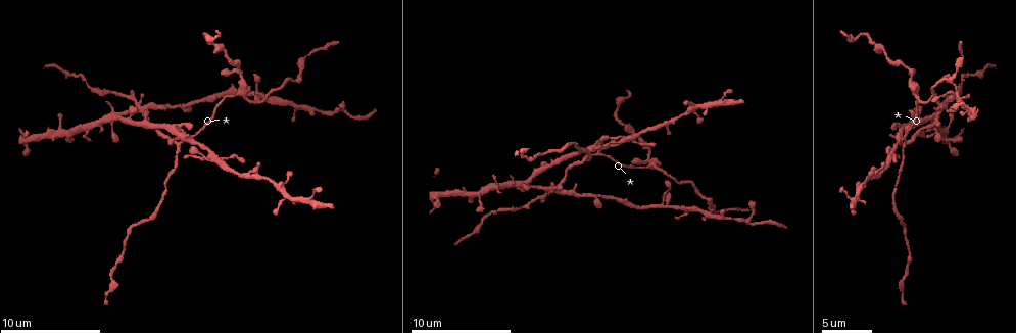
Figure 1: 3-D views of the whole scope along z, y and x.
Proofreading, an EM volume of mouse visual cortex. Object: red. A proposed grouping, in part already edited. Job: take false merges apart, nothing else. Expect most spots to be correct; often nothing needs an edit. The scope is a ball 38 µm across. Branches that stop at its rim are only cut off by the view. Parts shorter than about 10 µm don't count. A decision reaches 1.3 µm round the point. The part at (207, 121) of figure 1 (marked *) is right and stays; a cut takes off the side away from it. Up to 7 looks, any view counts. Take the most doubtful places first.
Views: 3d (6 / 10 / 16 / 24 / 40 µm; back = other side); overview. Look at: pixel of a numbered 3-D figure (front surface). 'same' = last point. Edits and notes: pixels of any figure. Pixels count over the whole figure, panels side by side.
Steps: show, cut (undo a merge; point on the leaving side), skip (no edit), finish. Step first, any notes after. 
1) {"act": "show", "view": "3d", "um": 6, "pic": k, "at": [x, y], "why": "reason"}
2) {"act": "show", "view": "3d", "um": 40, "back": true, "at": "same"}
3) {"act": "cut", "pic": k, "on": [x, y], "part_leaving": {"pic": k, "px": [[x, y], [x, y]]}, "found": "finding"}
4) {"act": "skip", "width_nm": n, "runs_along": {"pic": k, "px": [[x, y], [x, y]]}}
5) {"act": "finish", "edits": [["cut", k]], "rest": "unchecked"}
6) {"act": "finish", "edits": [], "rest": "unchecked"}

{"act": "show", "view": "3d", "um": 10, "pic": 1, "at": [176, 145], "why": "a fork"}

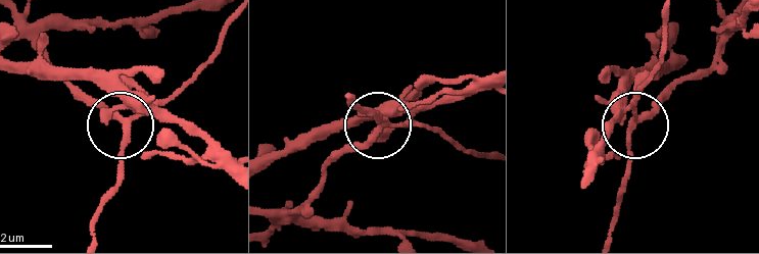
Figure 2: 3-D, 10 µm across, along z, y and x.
{"act": "skip", "width_nm": 200, "runs_along": {"pic": 2, "px": [[661, 63], [636, 98], [623, 191]]}, "found": "all the same neuron"}

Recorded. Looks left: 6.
{"act": "show", "view": "3d", "um": 10, "pic": 1, "at": [546, 190], "why": "four-way junction"}

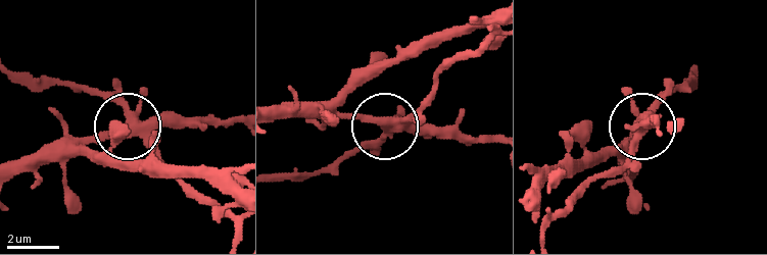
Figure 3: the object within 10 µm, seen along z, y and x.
{"act": "skip", "width_nm": 360, "runs_along": {"pic": 3, "px": [[237, 216], [198, 198], [95, 89]]}, "found": "continuous, no second neuron"}

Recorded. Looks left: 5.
{"act": "show", "view": "3d", "um": 6, "pic": 1, "at": [662, 206], "why": "four arms meet"}

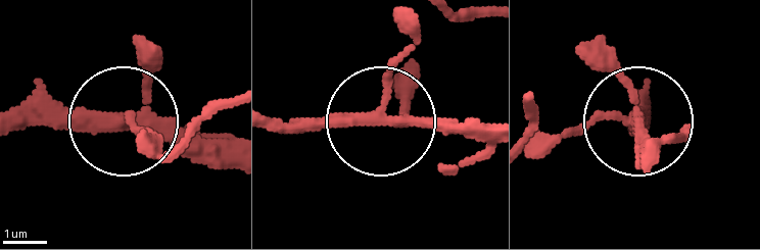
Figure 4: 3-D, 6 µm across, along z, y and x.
{"act": "skip", "width_nm": 280, "runs_along": {"pic": 4, "px": [[409, 17], [383, 112], [486, 127]]}, "found": "all the same neuron"}

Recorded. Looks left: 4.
{"act": "finish", "edits": [], "rest": "unchecked"}

